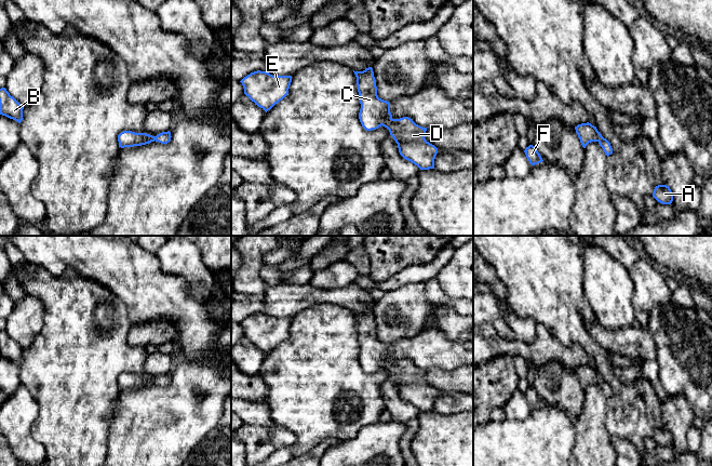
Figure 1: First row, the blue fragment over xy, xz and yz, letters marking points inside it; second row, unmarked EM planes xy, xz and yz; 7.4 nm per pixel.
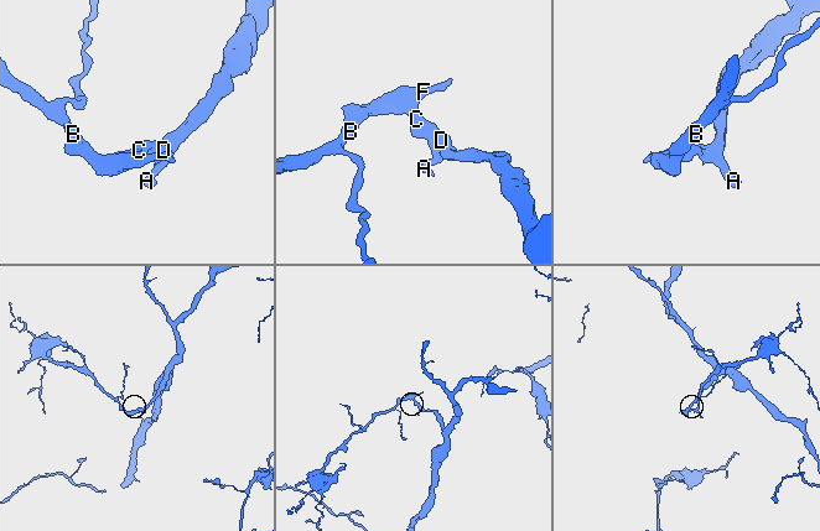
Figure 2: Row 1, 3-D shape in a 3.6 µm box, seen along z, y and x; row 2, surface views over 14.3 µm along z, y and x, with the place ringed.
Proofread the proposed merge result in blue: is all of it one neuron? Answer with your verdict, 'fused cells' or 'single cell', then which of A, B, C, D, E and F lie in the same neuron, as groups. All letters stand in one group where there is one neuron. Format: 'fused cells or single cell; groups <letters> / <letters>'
single cell; groups A B C D E F

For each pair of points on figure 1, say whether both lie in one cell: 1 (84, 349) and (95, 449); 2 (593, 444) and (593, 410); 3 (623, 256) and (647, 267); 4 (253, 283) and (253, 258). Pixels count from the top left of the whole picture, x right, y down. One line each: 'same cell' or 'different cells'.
1: same cell
2: same cell
3: different cells
4: same cell

